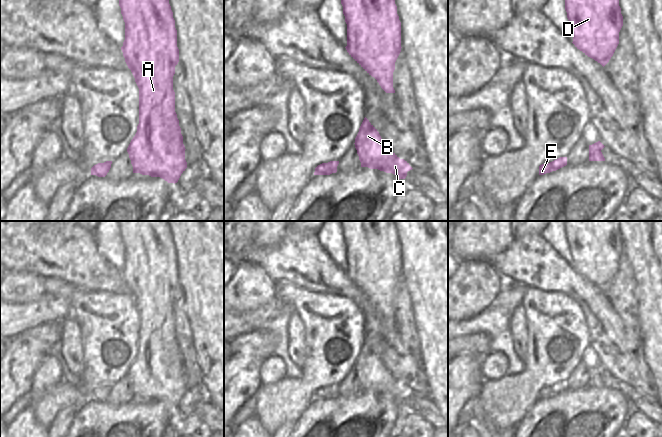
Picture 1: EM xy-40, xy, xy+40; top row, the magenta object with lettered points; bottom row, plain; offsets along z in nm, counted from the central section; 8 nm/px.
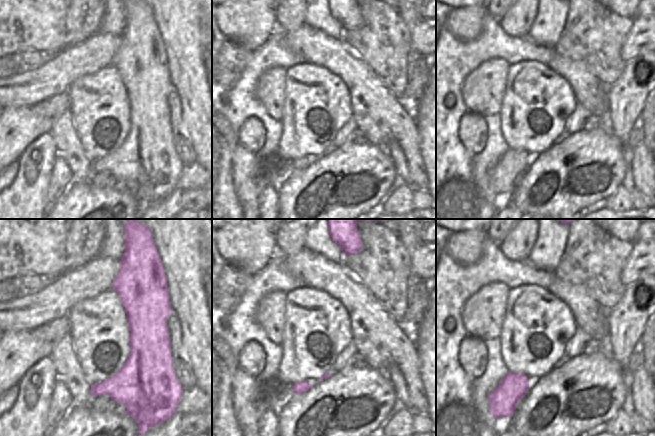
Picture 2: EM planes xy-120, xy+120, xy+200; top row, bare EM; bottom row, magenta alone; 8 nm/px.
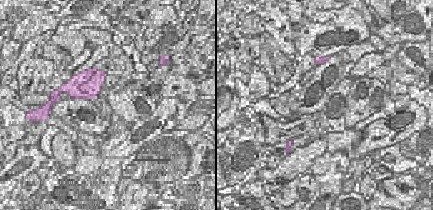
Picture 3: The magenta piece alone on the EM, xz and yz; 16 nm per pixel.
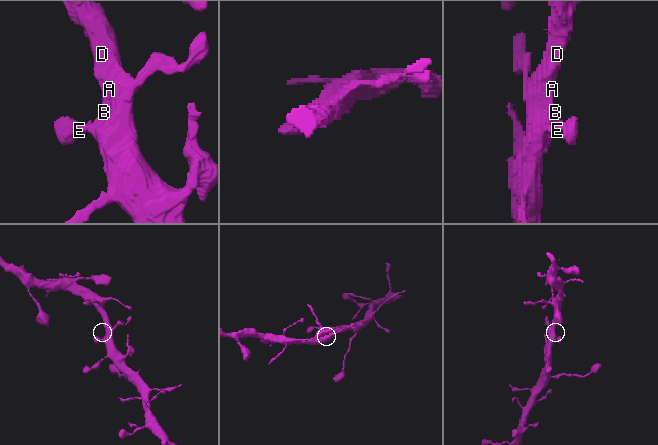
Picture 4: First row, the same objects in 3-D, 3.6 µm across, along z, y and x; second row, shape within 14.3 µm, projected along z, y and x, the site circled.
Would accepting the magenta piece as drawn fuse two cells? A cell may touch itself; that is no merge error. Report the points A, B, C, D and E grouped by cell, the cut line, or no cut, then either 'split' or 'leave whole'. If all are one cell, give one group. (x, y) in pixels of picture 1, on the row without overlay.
groups A B C D E; cut none; leave whole

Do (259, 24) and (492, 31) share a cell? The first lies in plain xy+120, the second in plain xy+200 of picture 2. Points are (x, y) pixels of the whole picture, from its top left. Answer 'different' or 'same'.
different

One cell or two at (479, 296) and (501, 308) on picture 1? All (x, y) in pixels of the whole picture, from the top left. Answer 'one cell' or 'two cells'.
two cells

